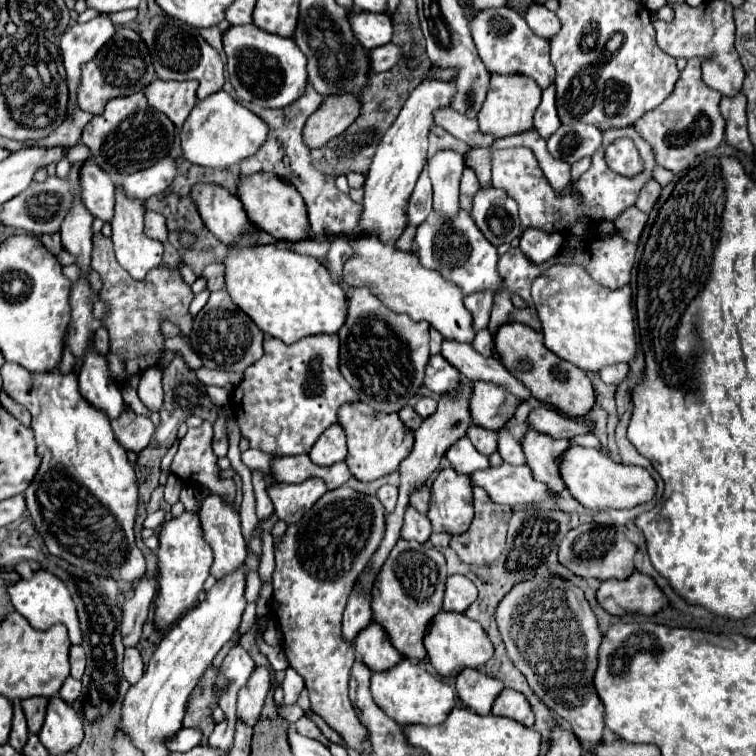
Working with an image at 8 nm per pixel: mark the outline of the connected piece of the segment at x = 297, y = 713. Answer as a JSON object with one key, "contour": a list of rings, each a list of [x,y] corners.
{"contour":[[[297,703],[293,705],[282,704],[279,706],[278,712],[279,715],[287,720],[290,724],[297,722],[301,717],[305,715],[304,711]]]}

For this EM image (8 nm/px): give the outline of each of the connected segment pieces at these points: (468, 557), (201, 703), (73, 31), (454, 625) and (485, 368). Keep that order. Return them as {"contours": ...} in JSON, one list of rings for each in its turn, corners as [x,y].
{"contours":[[[[474,487],[474,509],[476,509],[476,515],[474,515],[474,521],[470,525],[470,529],[462,535],[456,535],[452,537],[450,541],[450,547],[458,553],[458,557],[464,561],[464,563],[470,563],[470,565],[488,565],[492,561],[496,561],[504,549],[504,543],[506,543],[506,527],[508,527],[508,519],[510,519],[510,507],[508,505],[498,505],[494,501],[488,499],[486,491],[484,489],[478,489]]],[[[208,667],[206,673],[202,675],[202,679],[198,681],[196,689],[192,691],[190,701],[188,701],[188,711],[184,715],[184,727],[192,727],[192,729],[202,731],[200,745],[206,745],[206,741],[214,729],[214,721],[210,715],[210,707],[216,705],[214,679],[216,679],[216,669]]],[[[98,15],[88,23],[74,23],[60,39],[62,61],[68,75],[68,117],[74,109],[78,109],[76,91],[80,85],[80,67],[94,59],[98,49],[114,35],[116,27],[108,19],[108,15]]],[[[440,611],[424,637],[424,647],[428,651],[428,659],[442,677],[456,677],[466,667],[482,667],[494,655],[494,645],[488,641],[488,635],[480,627],[480,623],[468,619],[462,613],[446,613]]],[[[444,339],[442,357],[470,381],[492,381],[496,385],[502,385],[512,395],[516,395],[520,401],[530,397],[530,391],[516,377],[512,377],[504,365],[500,365],[492,357],[480,355],[470,343],[458,343],[452,339]]]]}

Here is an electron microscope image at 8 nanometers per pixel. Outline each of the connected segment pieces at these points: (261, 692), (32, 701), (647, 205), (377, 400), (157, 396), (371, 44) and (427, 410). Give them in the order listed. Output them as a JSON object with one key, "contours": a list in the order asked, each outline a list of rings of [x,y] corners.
{"contours":[[[[266,667],[254,669],[248,683],[238,693],[238,709],[236,709],[236,715],[250,727],[258,721],[268,691],[270,691],[270,671]]],[[[30,697],[30,699],[24,699],[24,701],[22,701],[22,709],[24,709],[24,713],[26,713],[28,731],[30,731],[30,733],[38,733],[38,731],[42,729],[48,701],[50,701],[50,699],[46,699],[46,697]]],[[[652,179],[648,181],[648,185],[644,185],[644,189],[640,189],[640,195],[638,195],[638,201],[636,201],[636,207],[644,213],[648,213],[654,203],[658,201],[658,195],[660,195],[660,185]]],[[[354,289],[340,335],[340,371],[360,401],[382,413],[400,411],[418,391],[430,357],[428,323],[394,313],[368,289]]],[[[158,367],[146,369],[140,377],[138,397],[152,411],[158,411],[162,405],[162,383],[160,383],[160,379],[162,379],[162,371]]],[[[352,11],[348,17],[352,25],[354,37],[358,37],[360,45],[366,49],[374,49],[390,43],[392,37],[392,19],[384,13],[368,13],[368,11]]],[[[422,397],[422,399],[418,399],[416,401],[416,405],[414,405],[414,409],[416,409],[416,413],[420,415],[420,417],[428,417],[428,415],[432,415],[434,411],[436,411],[436,399],[432,399],[432,397]]]]}

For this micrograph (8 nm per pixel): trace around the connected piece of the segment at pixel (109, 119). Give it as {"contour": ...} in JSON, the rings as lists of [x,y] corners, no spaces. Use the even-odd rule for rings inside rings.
{"contour":[[[144,93],[112,99],[102,115],[96,115],[82,131],[82,143],[92,151],[92,159],[108,175],[128,175],[140,169],[148,169],[168,157],[176,137],[174,123],[160,113],[154,113]],[[146,113],[146,115],[140,115]]]}

